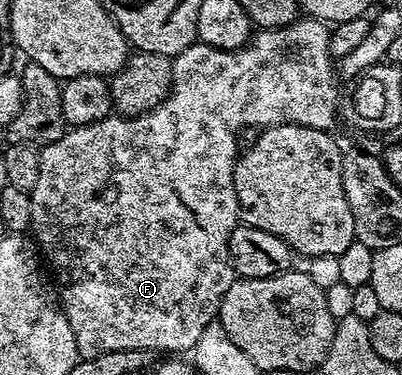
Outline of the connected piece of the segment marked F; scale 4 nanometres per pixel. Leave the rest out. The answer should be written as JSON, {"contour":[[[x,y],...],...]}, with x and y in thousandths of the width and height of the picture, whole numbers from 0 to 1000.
{"contour":[[[746,45],[734,61],[652,77],[624,91],[619,115],[607,125],[590,125],[585,136],[537,131],[527,120],[488,109],[445,147],[430,149],[423,253],[405,275],[356,307],[316,312],[279,301],[246,328],[172,341],[137,381],[102,395],[100,475],[90,483],[90,504],[75,509],[80,589],[72,624],[139,747],[154,832],[169,845],[169,867],[179,867],[201,955],[239,955],[241,947],[279,941],[284,933],[326,941],[470,939],[488,920],[488,909],[498,909],[498,888],[507,888],[512,869],[542,851],[557,781],[567,781],[587,741],[582,704],[572,696],[572,635],[582,608],[597,595],[582,501],[582,437],[597,411],[592,347],[600,339],[659,344],[699,328],[734,328],[749,339],[816,352],[833,347],[831,325],[846,317],[846,253],[841,264],[843,213],[836,208],[833,160],[821,155],[821,88],[823,75],[799,51]]]}

